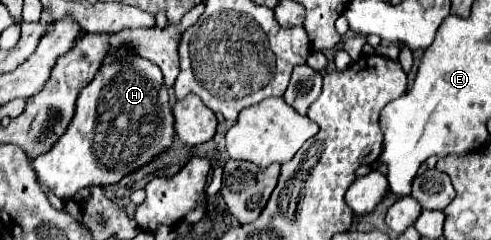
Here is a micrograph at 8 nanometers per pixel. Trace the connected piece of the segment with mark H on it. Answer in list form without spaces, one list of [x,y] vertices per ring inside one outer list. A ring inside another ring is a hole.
[[[127,56],[97,70],[93,82],[77,98],[69,130],[49,152],[33,160],[33,168],[41,184],[49,186],[61,200],[69,200],[83,188],[115,186],[123,176],[167,152],[173,140],[175,118],[161,70],[145,58]],[[95,152],[101,152],[101,158]]]

